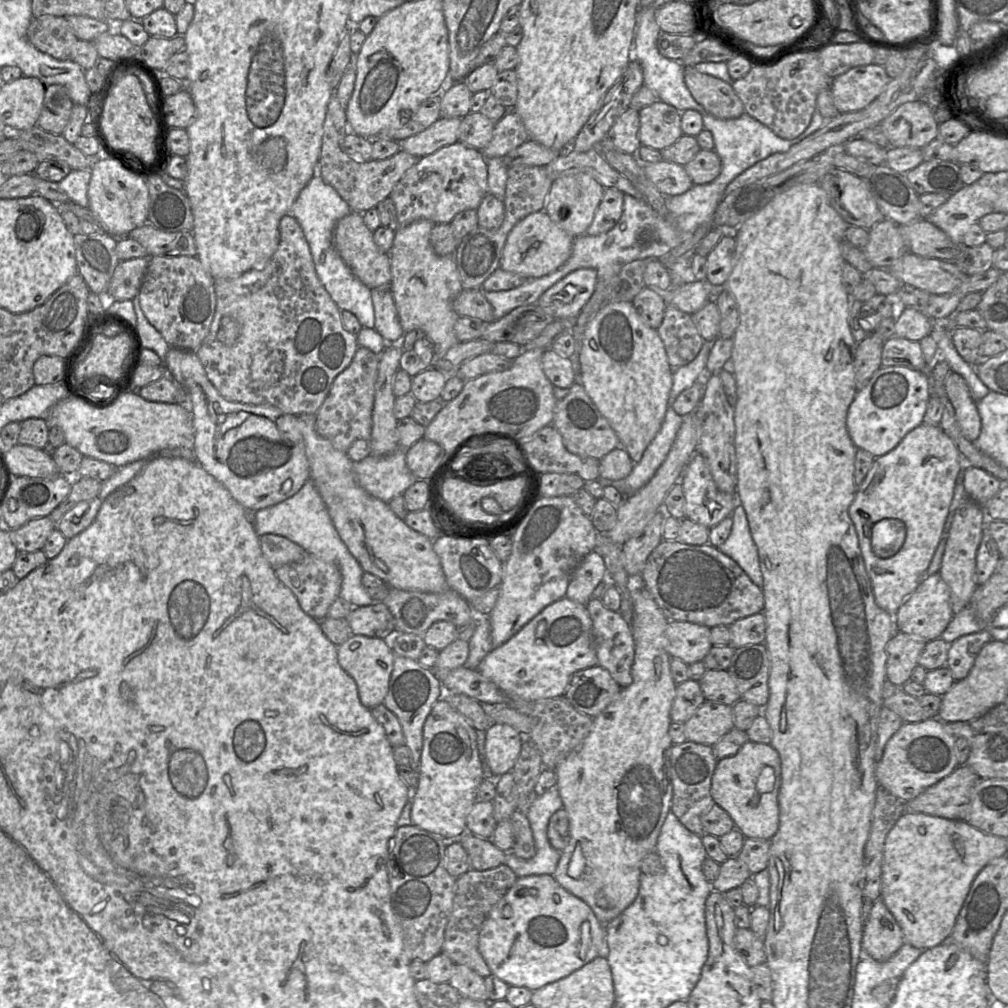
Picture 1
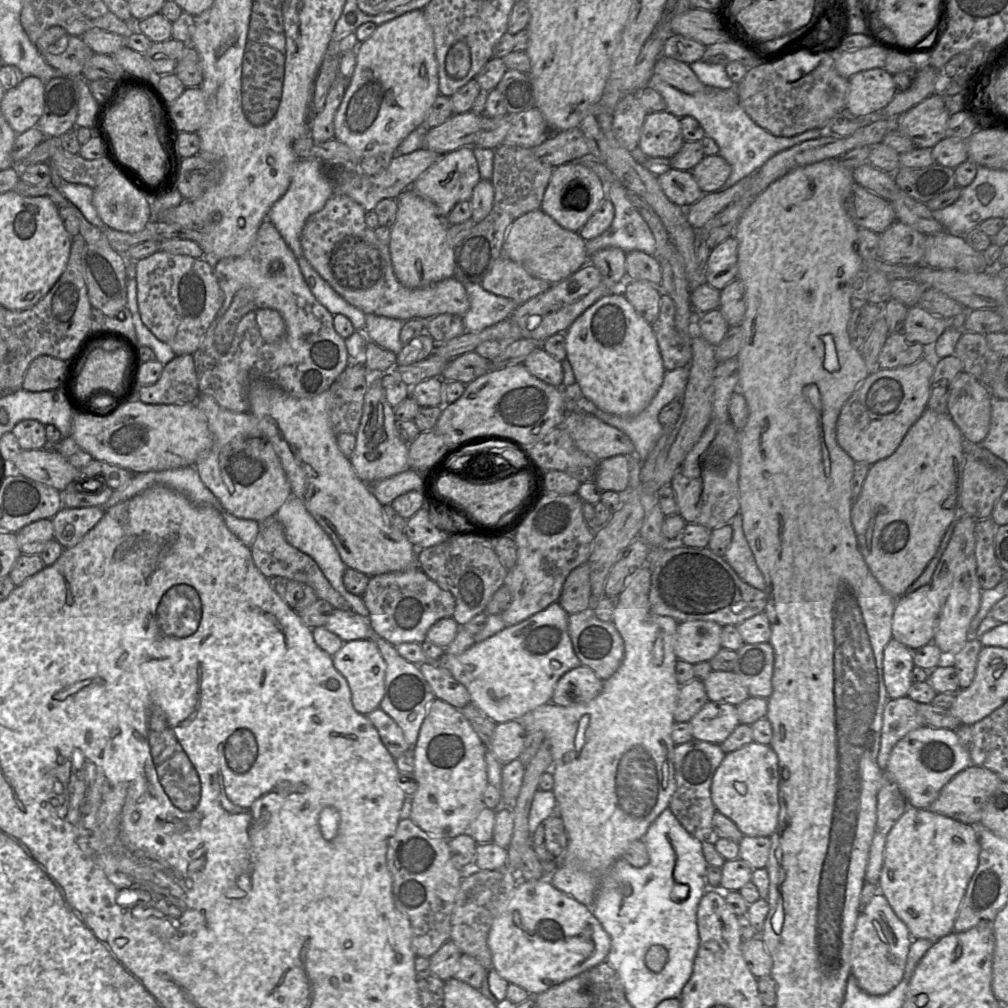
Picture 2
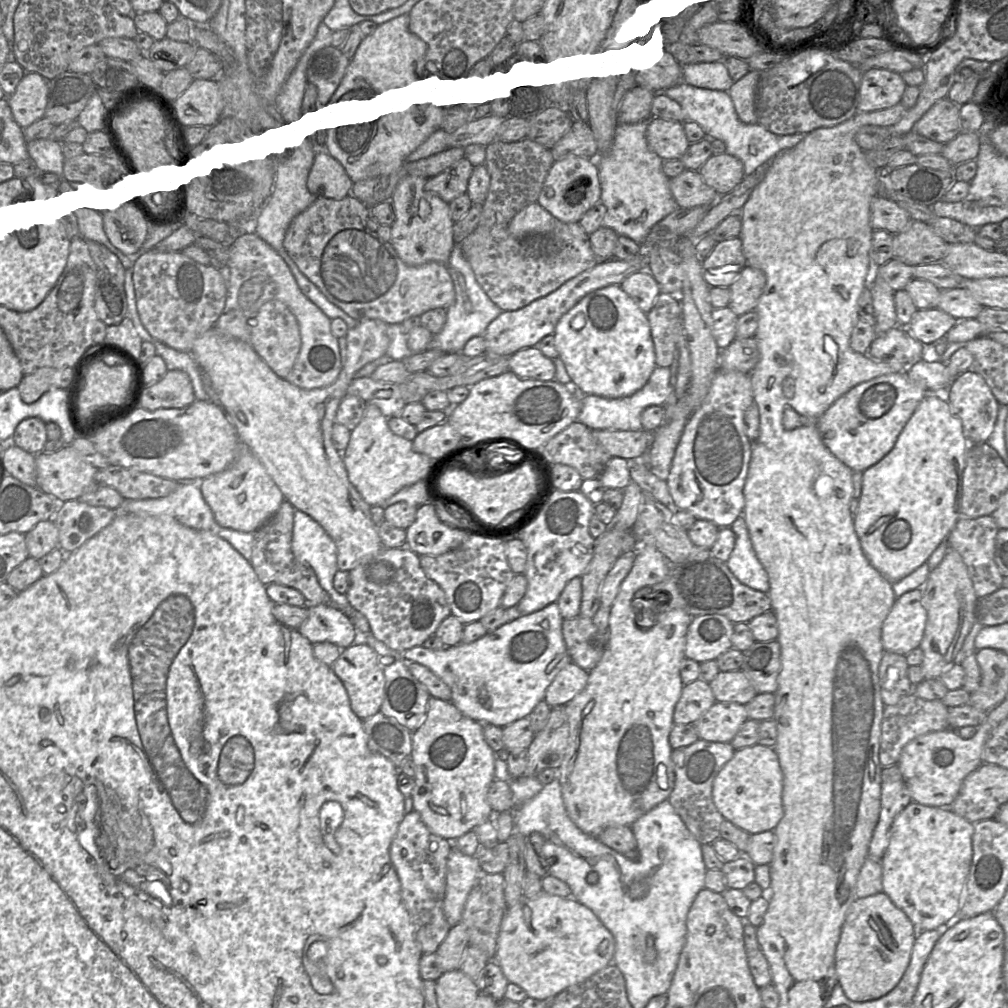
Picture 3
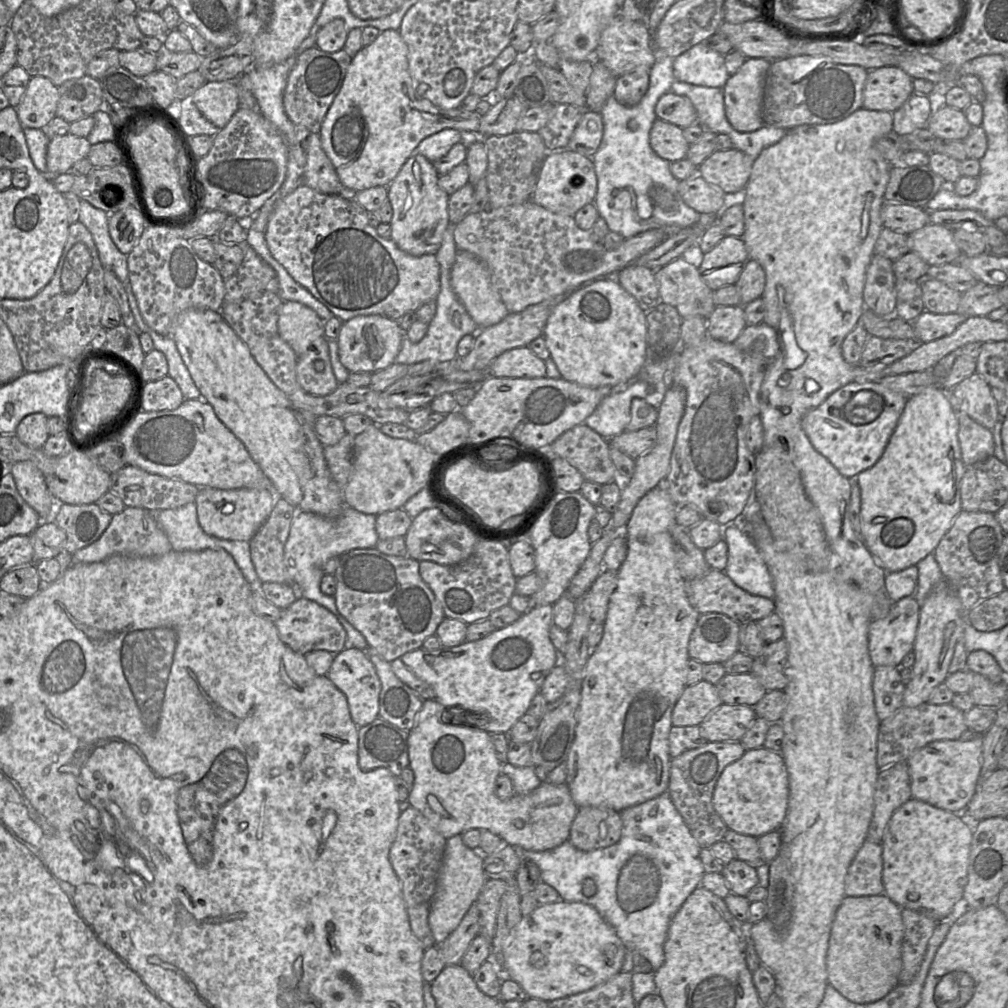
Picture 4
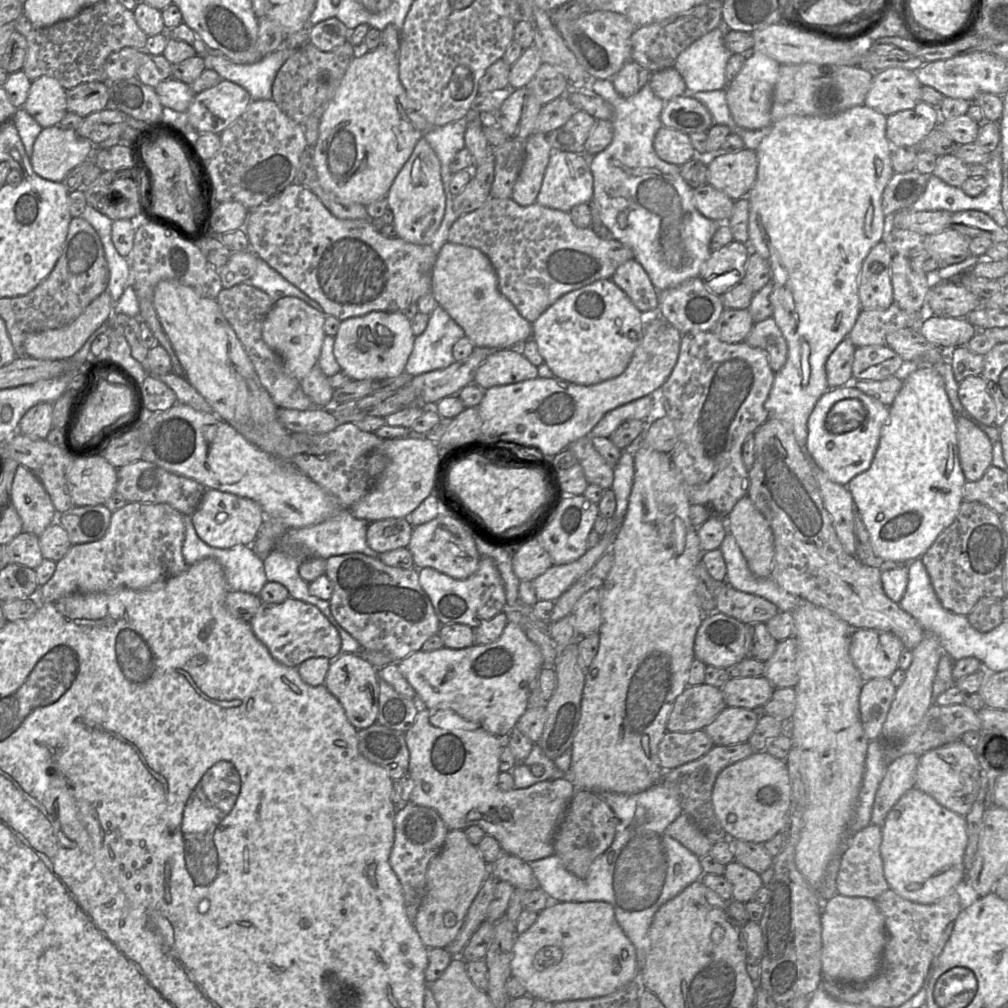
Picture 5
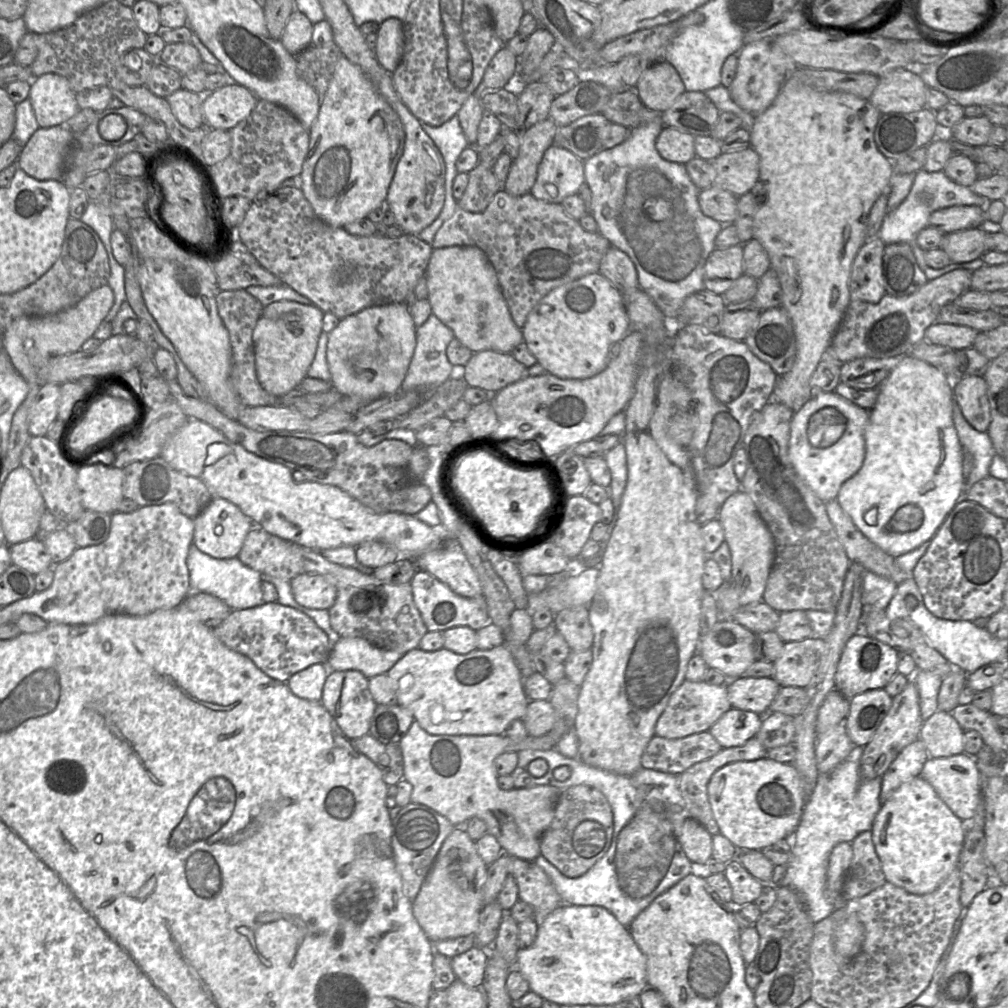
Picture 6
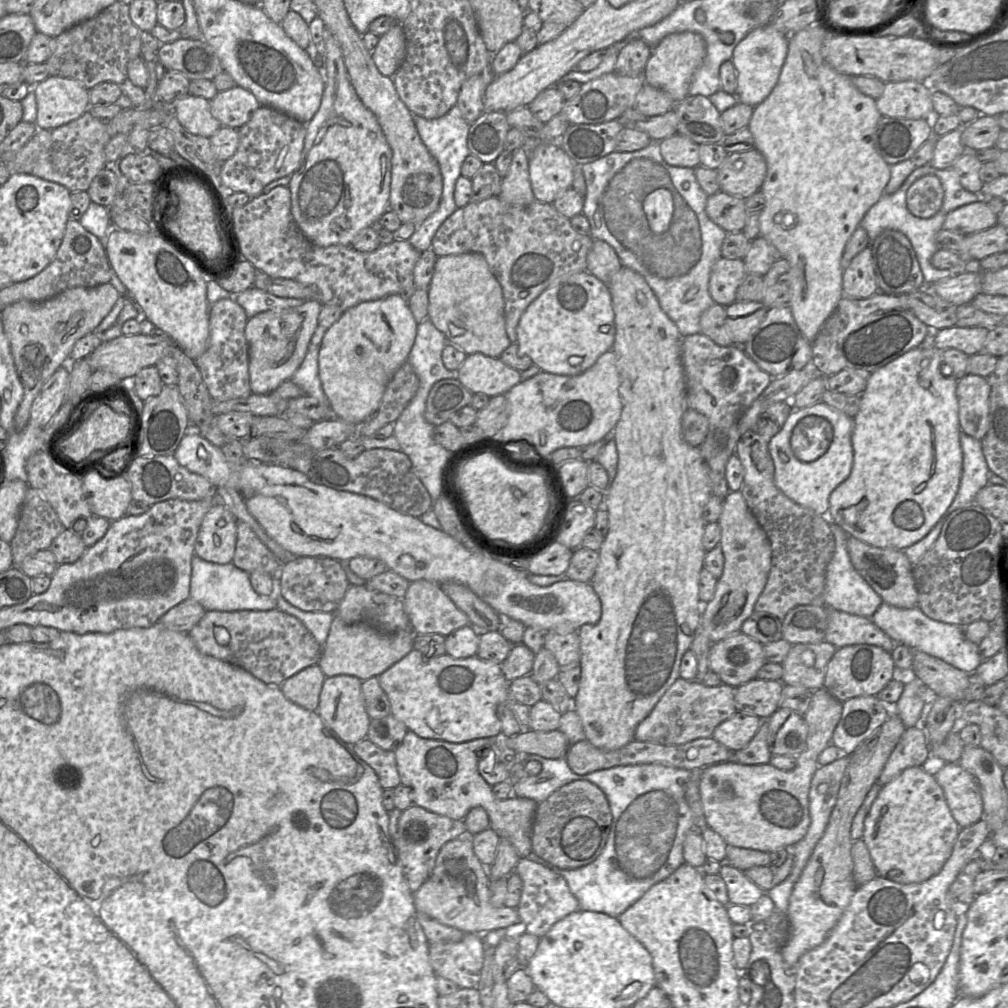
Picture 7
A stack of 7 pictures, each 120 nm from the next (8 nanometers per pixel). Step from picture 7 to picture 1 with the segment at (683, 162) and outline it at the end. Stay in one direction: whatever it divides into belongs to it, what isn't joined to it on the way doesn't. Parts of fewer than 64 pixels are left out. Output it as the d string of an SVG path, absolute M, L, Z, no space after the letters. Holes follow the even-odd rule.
M660 100L639 111L640 147L662 151L672 146L682 135L681 112Z

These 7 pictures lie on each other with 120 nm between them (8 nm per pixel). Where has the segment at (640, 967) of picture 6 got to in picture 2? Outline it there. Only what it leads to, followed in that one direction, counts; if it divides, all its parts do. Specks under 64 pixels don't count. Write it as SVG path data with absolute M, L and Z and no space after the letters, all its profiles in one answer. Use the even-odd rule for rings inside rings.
M545 878L518 882L506 909L494 920L487 943L492 967L507 982L522 987L531 996L545 992L604 962L611 948L611 938L594 916L591 907L556 889Z

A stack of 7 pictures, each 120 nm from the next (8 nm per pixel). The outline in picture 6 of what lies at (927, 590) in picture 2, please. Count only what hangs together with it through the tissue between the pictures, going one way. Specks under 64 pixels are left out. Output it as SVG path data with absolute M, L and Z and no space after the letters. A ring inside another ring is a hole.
M855 634L846 643L835 673L835 690L846 699L869 690L883 689L897 672L898 650L869 636Z

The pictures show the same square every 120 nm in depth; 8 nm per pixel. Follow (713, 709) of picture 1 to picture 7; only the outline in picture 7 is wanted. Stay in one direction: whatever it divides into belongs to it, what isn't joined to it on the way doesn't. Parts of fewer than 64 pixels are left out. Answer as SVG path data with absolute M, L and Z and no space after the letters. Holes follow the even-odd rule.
M736 711L731 717L720 723L713 731L713 737L732 752L744 748L754 737L762 719L755 715Z

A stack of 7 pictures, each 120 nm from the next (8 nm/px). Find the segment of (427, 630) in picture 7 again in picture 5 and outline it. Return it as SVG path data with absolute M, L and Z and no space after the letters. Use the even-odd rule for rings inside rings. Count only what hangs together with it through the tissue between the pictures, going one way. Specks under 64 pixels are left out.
M481 557L477 571L467 579L457 580L433 568L418 569L419 584L429 597L441 624L463 624L473 629L505 610L506 595L495 562Z

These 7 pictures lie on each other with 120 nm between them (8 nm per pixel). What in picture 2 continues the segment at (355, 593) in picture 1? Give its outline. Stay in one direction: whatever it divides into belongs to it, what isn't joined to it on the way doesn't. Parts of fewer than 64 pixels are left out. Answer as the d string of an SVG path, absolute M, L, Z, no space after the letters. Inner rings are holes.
M290 496L273 517L283 525L287 542L310 556L318 564L331 586L350 604L352 610L361 616L369 617L369 611L362 596L348 592L343 584L343 575L348 567L342 561L331 537L306 509L303 502L295 496Z

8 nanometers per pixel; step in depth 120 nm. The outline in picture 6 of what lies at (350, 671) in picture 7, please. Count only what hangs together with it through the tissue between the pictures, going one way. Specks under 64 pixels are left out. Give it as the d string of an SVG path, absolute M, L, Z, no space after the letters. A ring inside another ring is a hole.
M340 637L331 649L326 665L330 671L355 670L369 679L387 673L403 655L378 648L363 638Z

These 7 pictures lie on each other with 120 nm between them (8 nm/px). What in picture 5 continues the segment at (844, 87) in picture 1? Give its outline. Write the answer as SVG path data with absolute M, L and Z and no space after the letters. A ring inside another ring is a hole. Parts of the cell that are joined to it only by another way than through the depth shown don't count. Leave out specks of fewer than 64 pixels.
M886 68L875 72L864 104L885 116L912 109L921 101L922 86L914 71Z

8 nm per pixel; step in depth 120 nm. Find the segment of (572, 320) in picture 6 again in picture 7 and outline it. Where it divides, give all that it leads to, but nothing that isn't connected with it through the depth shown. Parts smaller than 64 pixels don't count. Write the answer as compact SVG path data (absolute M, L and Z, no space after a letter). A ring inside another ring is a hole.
M587 271L556 280L526 308L516 333L521 351L542 371L565 376L582 374L614 344L614 311L607 284Z

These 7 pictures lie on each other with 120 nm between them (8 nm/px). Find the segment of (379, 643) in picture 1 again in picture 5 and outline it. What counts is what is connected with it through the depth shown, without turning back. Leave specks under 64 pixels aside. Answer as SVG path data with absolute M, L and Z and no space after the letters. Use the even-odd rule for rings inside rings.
M341 653L331 660L324 686L342 705L350 724L357 730L376 723L379 704L379 677L376 669L359 654Z

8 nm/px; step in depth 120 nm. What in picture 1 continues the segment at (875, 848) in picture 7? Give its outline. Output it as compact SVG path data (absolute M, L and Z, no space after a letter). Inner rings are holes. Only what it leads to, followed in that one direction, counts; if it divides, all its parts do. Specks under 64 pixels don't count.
M904 812L888 832L884 843L881 900L901 927L905 943L926 950L949 941L974 879L993 859L1005 855L1006 838L984 833L966 821Z

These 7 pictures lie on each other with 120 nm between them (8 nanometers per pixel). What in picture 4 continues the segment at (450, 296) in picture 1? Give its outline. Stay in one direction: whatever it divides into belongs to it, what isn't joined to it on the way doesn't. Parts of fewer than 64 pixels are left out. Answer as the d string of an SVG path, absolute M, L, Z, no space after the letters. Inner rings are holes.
M413 152L388 186L388 200L393 208L391 239L410 255L435 255L450 224L449 195L439 186L438 178L439 174L433 163L423 155Z

